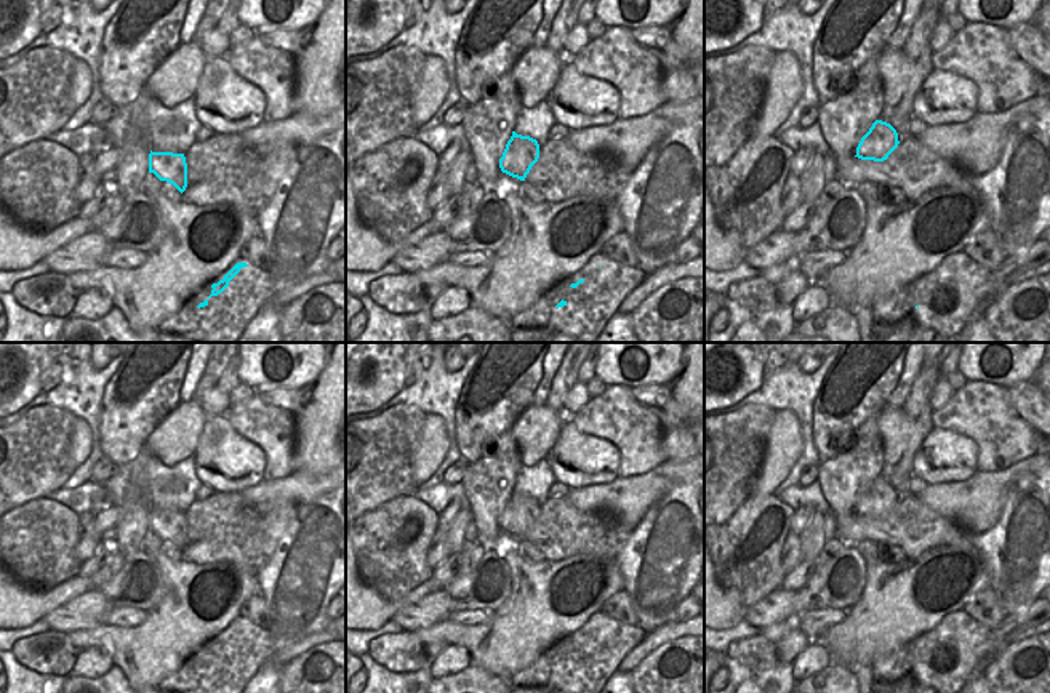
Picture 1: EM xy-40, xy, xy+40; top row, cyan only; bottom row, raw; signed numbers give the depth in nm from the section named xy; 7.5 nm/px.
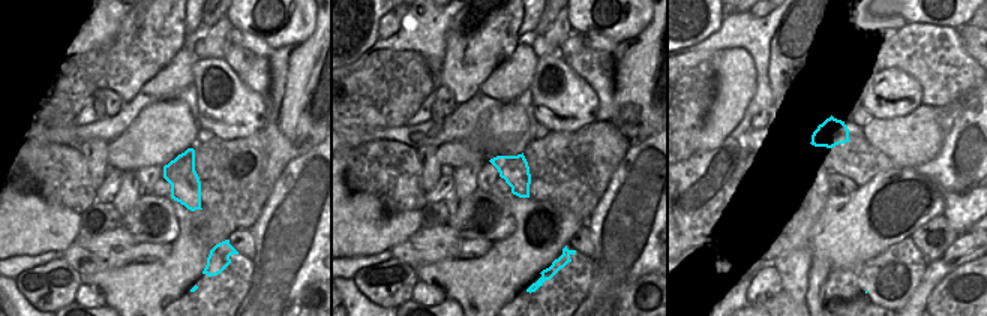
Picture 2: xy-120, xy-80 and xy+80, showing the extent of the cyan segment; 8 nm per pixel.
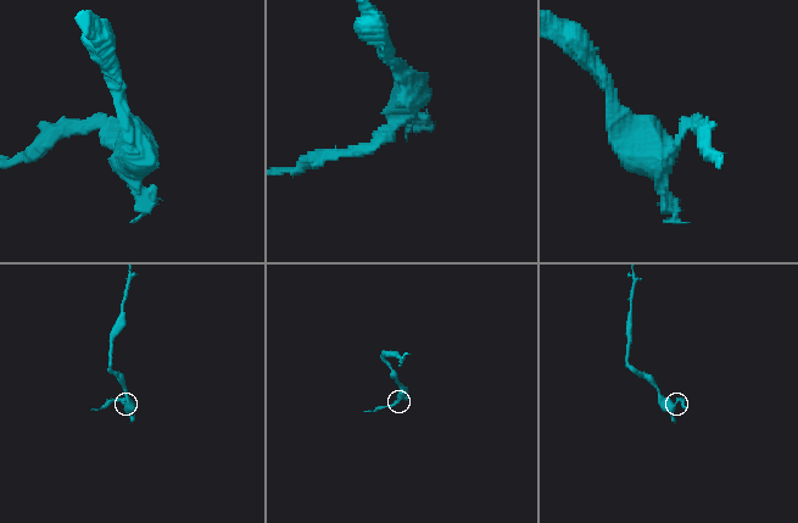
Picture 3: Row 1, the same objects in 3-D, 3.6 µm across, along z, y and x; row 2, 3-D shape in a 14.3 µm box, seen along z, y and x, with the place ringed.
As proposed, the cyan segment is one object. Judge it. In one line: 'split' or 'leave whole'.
split

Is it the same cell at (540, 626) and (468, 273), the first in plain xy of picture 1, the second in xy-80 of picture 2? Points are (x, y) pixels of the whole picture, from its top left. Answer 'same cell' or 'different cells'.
same cell

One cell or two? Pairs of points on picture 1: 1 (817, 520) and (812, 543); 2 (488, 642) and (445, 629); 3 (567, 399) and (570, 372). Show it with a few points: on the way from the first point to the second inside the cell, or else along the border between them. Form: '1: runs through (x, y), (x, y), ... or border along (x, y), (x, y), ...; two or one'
1: runs through (815, 525), (812, 538); one
2: runs through (477, 640), (456, 634); one
3: runs through (567, 392), (567, 378); one

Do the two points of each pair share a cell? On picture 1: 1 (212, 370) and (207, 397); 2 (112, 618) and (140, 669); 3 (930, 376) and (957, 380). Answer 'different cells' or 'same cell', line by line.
1: same cell
2: different cells
3: different cells

